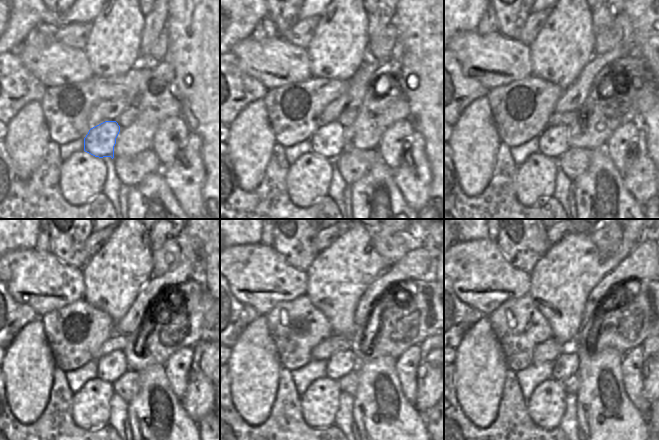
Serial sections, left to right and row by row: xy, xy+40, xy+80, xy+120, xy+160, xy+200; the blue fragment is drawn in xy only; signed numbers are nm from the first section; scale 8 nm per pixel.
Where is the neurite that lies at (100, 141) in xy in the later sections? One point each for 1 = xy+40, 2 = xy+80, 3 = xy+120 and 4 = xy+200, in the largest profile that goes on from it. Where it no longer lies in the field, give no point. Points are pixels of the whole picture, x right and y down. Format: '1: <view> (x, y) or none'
1: xy+40 (328, 141)
2: xy+80 (554, 141)
3: xy+120 (111, 366)
4: xy+200 (566, 364)

